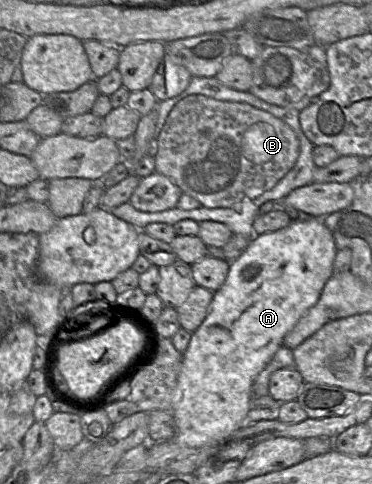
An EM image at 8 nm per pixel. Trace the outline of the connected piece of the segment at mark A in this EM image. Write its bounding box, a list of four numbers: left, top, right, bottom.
[168,217,337,447]

